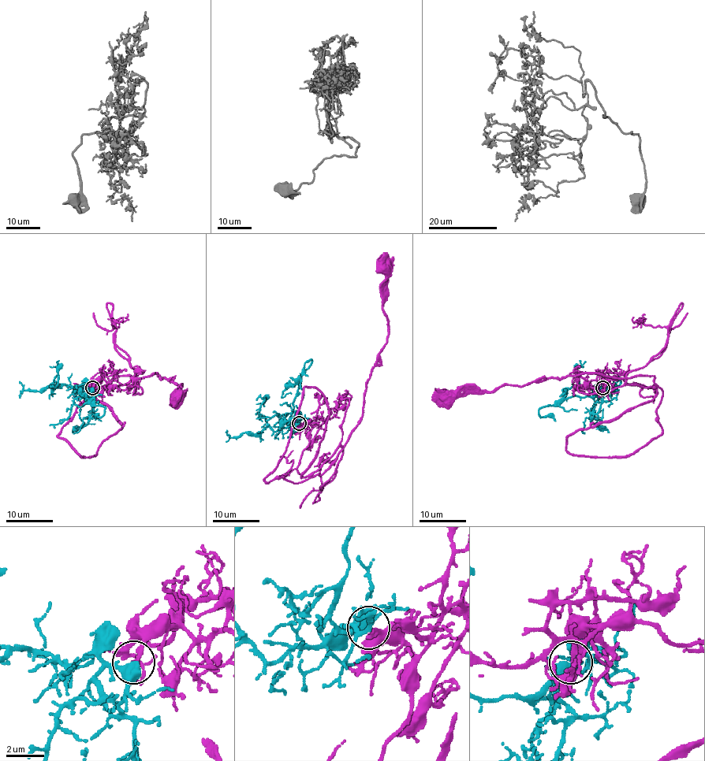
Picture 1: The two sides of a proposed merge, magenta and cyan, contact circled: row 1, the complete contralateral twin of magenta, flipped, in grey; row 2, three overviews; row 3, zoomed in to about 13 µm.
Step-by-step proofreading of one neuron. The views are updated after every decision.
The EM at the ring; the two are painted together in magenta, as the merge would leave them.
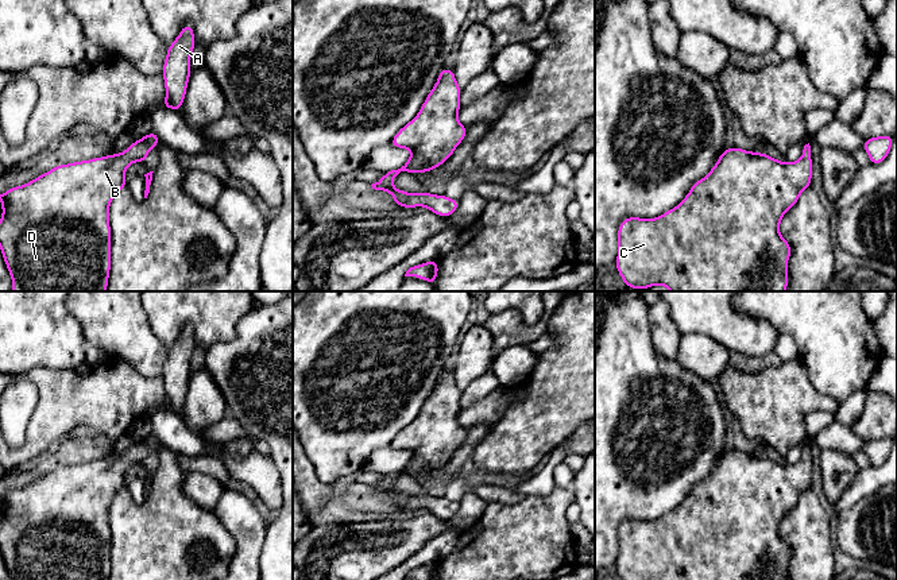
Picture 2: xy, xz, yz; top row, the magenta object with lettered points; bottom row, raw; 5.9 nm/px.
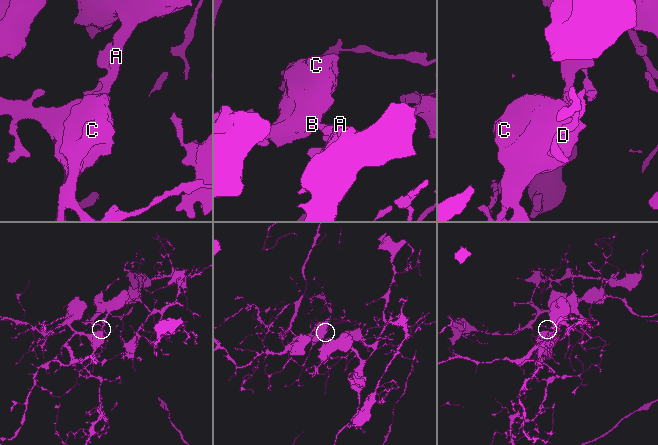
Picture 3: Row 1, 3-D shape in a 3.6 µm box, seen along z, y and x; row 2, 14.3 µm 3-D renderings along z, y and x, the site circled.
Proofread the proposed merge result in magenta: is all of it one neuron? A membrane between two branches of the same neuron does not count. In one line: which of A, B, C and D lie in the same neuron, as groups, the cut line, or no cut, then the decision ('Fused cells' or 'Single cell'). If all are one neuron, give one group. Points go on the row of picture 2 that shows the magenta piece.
Groups: A B C D. No split. Single cell

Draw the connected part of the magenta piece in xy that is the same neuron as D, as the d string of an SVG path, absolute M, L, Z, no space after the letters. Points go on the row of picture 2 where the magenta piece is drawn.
M151 131L117 155L59 165L0 194L0 250L12 278L11 291L107 291L111 271L109 205L115 194L127 187L125 169L134 162L146 165L148 151L159 143L159 136Z

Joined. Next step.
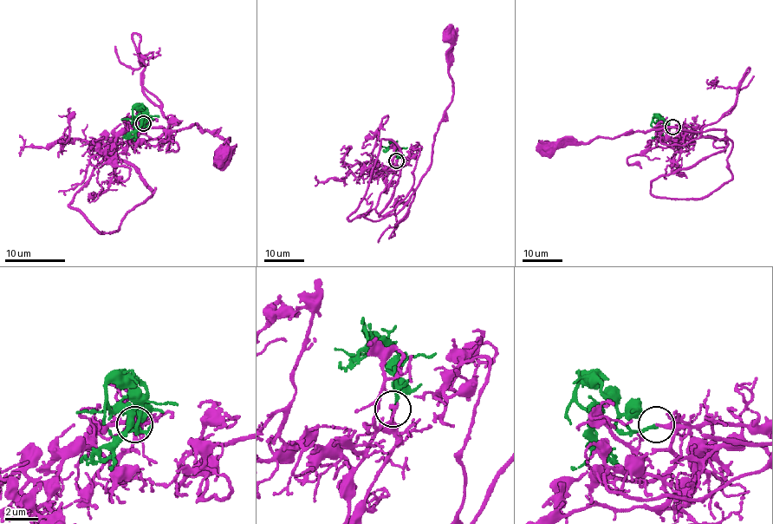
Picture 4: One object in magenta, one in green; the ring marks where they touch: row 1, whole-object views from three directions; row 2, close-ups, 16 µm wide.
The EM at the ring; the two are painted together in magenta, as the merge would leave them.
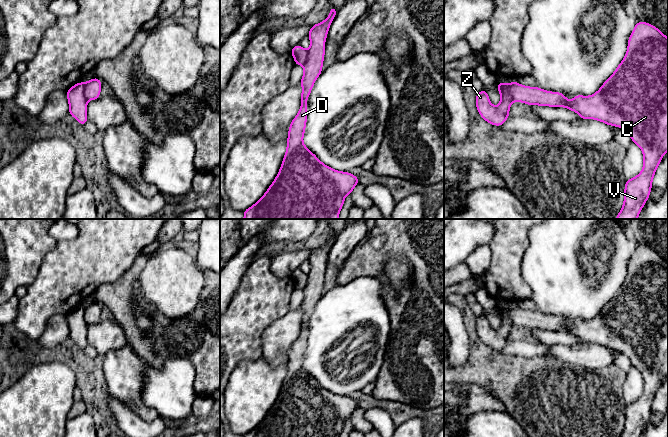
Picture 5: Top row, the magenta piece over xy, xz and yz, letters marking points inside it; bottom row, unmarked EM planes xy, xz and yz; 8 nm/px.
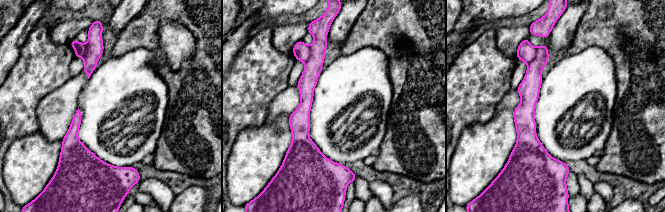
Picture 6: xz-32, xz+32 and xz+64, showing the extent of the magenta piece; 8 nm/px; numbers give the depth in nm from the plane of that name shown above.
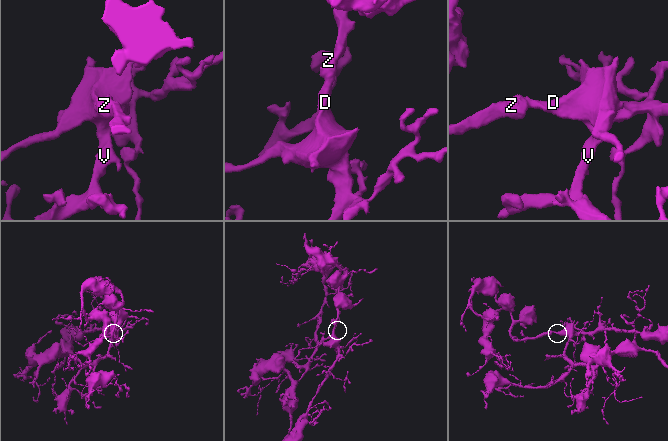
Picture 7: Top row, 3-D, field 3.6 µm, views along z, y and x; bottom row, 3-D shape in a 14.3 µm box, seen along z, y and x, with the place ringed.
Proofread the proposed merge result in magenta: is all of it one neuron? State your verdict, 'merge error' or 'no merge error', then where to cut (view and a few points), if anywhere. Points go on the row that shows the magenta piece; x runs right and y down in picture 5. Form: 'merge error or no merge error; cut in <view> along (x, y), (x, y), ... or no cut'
no merge error; no cut

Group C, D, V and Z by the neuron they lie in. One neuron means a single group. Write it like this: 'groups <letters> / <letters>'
groups C D V Z

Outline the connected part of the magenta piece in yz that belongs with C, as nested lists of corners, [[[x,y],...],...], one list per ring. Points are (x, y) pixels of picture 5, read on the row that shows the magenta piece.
[[[636,22],[628,39],[624,59],[601,88],[590,96],[576,95],[568,101],[560,92],[550,92],[538,87],[520,85],[515,80],[510,84],[498,82],[501,95],[498,106],[490,103],[485,89],[476,93],[476,107],[481,117],[488,123],[501,126],[509,117],[513,101],[530,106],[565,107],[579,114],[581,119],[595,119],[607,125],[626,131],[643,153],[642,171],[634,178],[626,180],[624,203],[615,219],[637,219],[649,198],[652,180],[663,155],[668,151],[668,38],[656,27],[646,22]]]

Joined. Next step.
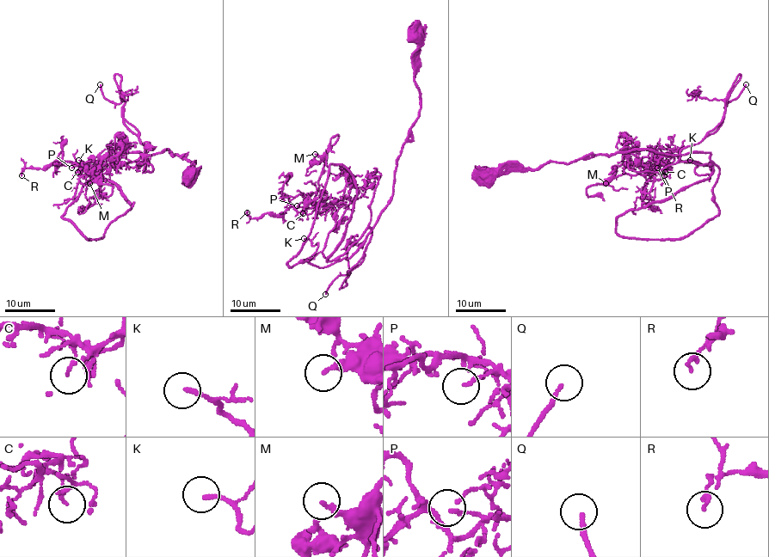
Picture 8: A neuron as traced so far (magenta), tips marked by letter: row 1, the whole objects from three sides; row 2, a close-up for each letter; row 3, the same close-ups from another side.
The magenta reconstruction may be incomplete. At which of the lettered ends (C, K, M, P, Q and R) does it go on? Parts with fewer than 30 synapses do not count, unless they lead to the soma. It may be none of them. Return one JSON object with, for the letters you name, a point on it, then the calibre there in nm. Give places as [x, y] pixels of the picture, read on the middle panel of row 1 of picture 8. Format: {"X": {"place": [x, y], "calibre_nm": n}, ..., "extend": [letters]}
{"K": {"place": [304, 238], "calibre_nm": 170}, "Q": {"place": [325, 294], "calibre_nm": 160}, "extend": ["K", "Q"]}

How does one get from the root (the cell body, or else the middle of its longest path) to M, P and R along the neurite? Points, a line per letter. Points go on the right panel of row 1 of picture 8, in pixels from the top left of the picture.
M: (484, 174), (636, 149), (712, 165), (660, 156), (643, 174), (605, 183)
P: (484, 174), (636, 149), (678, 154), (681, 162), (710, 164), (712, 169), (712, 165), (660, 156), (657, 168)
R: (484, 174), (636, 149), (712, 165), (660, 156), (655, 167), (662, 162), (670, 168), (664, 175)

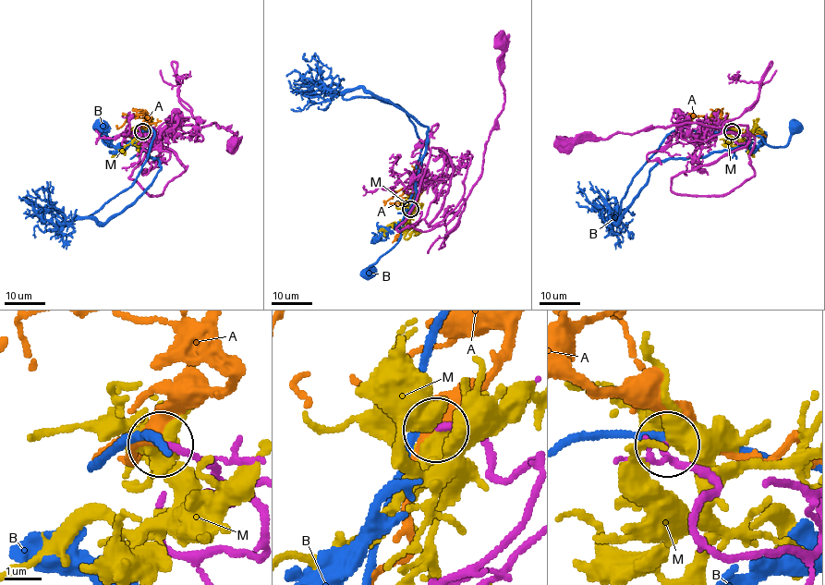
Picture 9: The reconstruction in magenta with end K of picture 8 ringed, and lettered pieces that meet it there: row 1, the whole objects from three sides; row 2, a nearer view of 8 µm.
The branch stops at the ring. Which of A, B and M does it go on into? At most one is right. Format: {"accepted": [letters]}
{"accepted": ["A"]}

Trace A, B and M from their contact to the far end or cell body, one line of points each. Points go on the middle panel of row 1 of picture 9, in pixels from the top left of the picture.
A: (410, 209), (418, 199), (406, 191), (413, 186), (412, 173), (416, 161)
B: (410, 208), (399, 241), (369, 271)
M: (411, 209), (410, 228), (405, 239), (414, 232), (416, 225)

